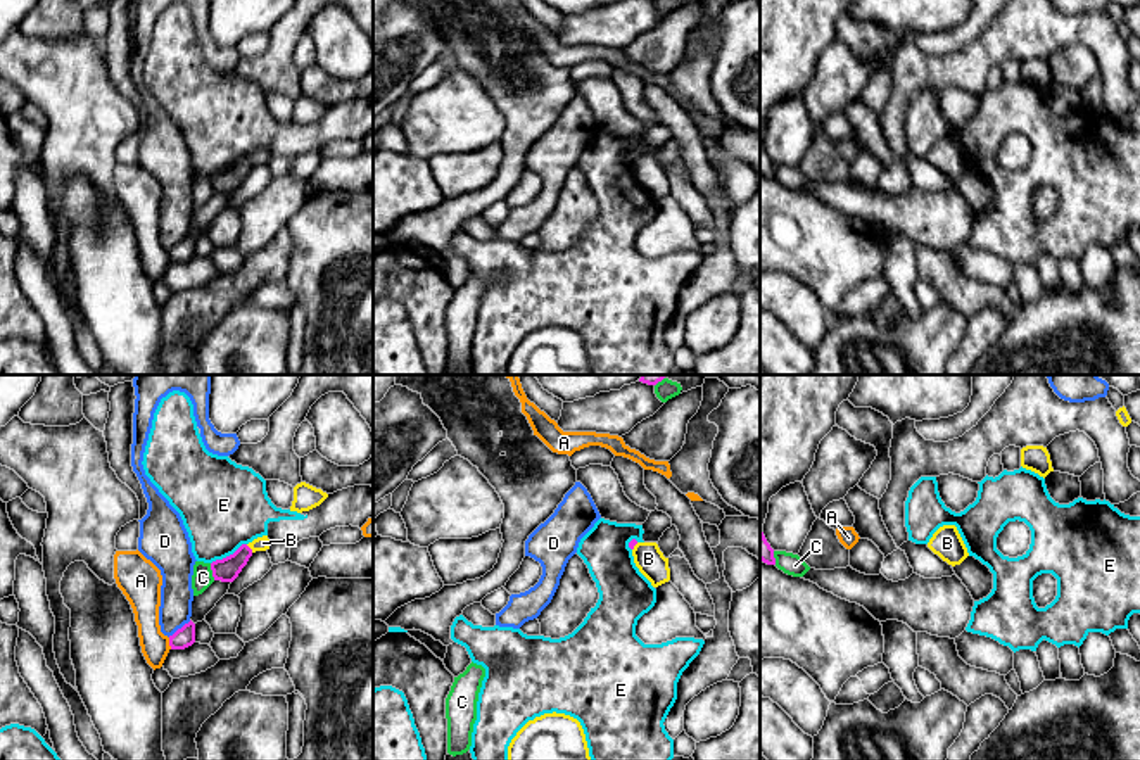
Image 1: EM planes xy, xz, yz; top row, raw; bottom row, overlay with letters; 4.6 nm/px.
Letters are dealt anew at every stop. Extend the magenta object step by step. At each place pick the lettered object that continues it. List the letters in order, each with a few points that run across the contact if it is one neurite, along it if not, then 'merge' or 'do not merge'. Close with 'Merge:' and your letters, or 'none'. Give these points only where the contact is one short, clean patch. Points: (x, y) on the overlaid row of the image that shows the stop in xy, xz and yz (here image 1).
A: do not merge
B: line xy (246, 544), (253, 551); do not merge
C: do not merge
D: do not merge
E: do not merge
Merge: none

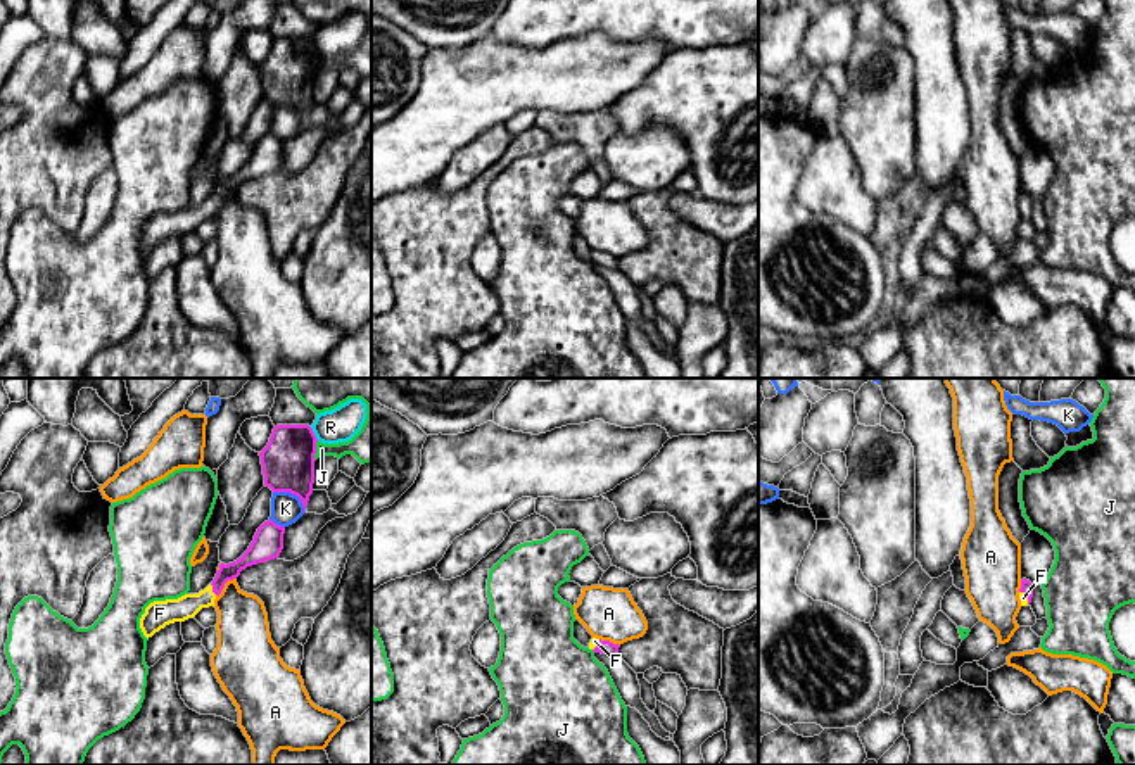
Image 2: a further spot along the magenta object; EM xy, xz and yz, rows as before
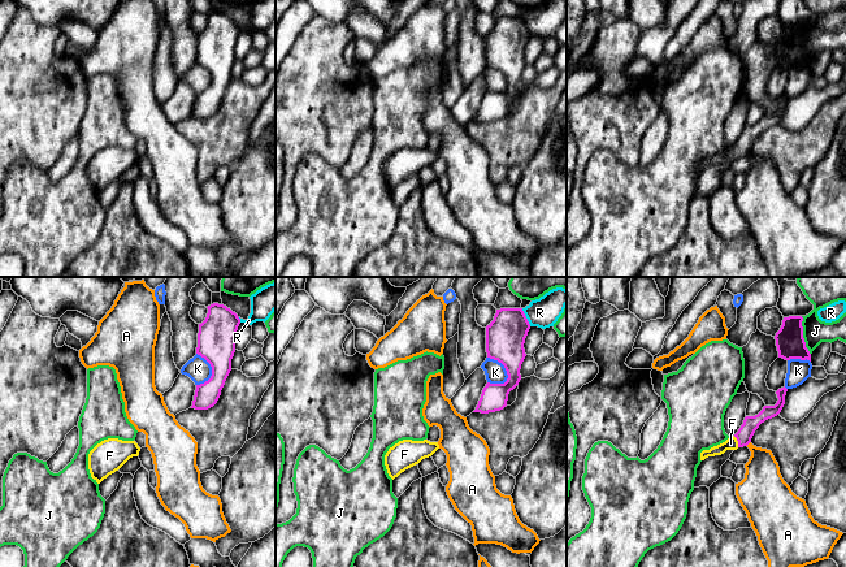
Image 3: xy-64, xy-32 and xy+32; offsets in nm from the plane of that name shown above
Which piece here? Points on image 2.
A: do not merge
F: line xy (254, 555), (235, 567), (213, 589), (202, 600), (187, 606); merge
J: do not merge
K: do not merge
R: line xy (310, 427), (318, 439); do not merge
Merge: F

